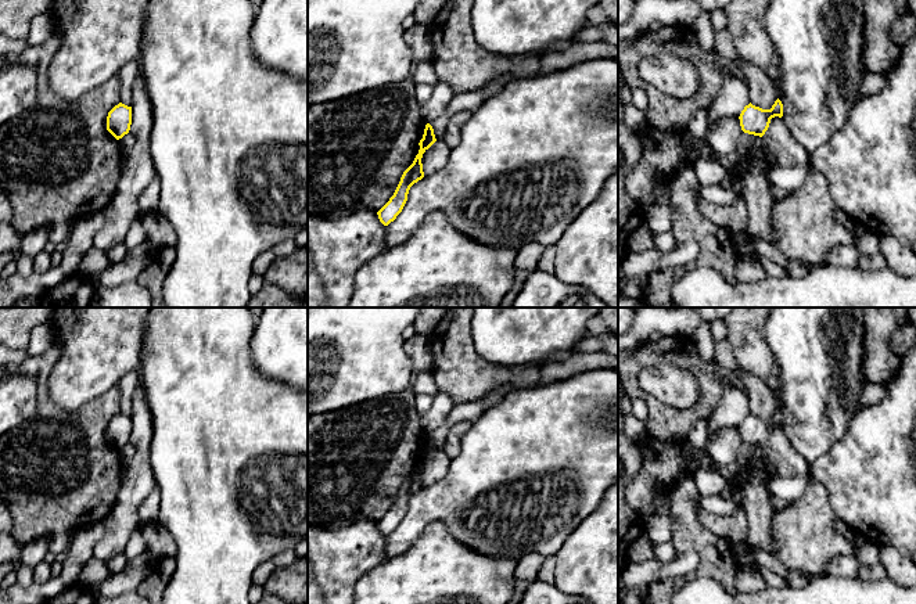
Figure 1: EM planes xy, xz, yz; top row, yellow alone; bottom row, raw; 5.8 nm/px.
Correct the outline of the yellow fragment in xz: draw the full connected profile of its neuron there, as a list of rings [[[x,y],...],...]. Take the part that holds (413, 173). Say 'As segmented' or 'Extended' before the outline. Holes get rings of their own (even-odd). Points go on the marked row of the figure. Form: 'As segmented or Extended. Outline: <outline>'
As segmented. Outline: [[[430,123],[425,125],[423,139],[420,140],[419,154],[416,155],[413,163],[403,172],[400,181],[389,198],[389,201],[377,212],[380,222],[384,226],[388,226],[391,222],[396,219],[396,216],[402,212],[410,187],[424,177],[421,158],[423,154],[437,141],[434,129]]]

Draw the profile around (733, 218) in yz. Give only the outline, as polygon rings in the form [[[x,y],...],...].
[[[698,191],[697,202],[703,215],[716,226],[732,234],[747,231],[748,212],[741,194],[737,194],[737,198],[732,204],[719,206],[714,202],[705,201]]]

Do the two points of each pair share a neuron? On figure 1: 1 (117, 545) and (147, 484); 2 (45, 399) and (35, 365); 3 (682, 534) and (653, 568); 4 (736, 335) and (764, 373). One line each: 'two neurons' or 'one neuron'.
1: one neuron
2: one neuron
3: two neurons
4: one neuron

